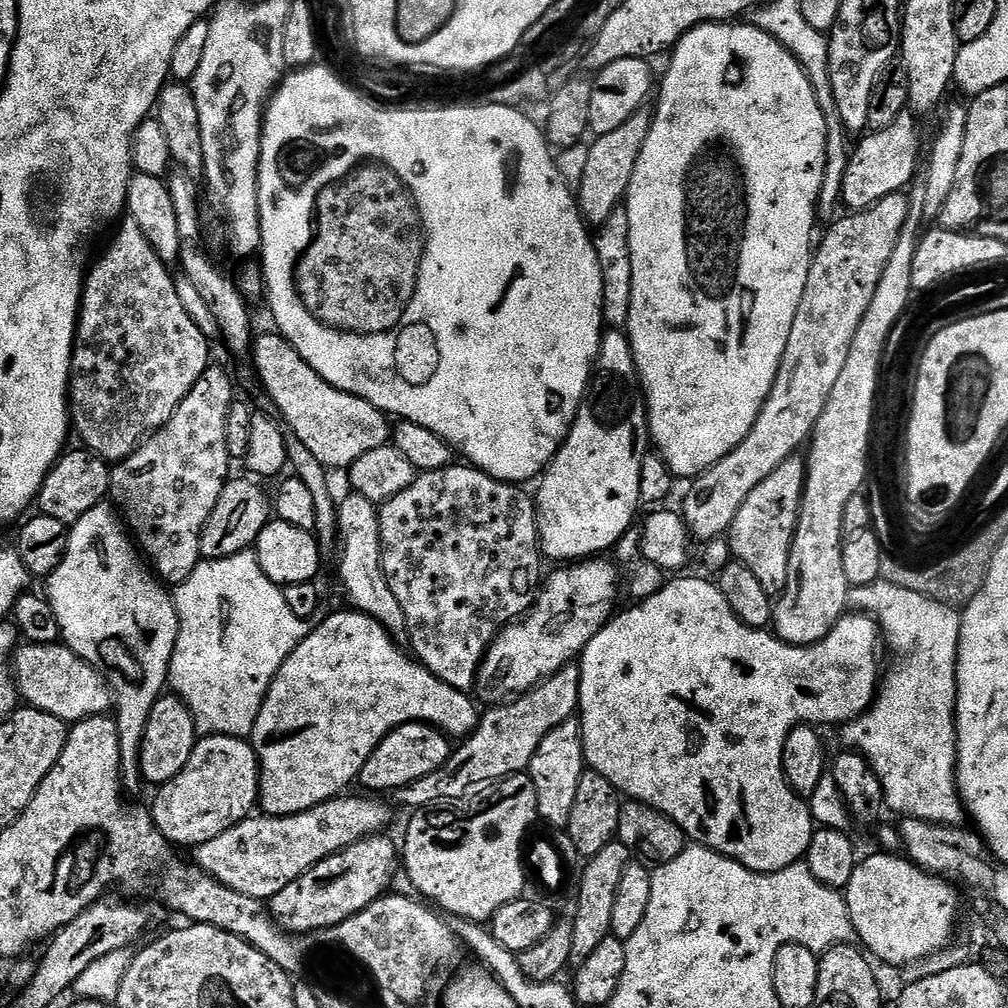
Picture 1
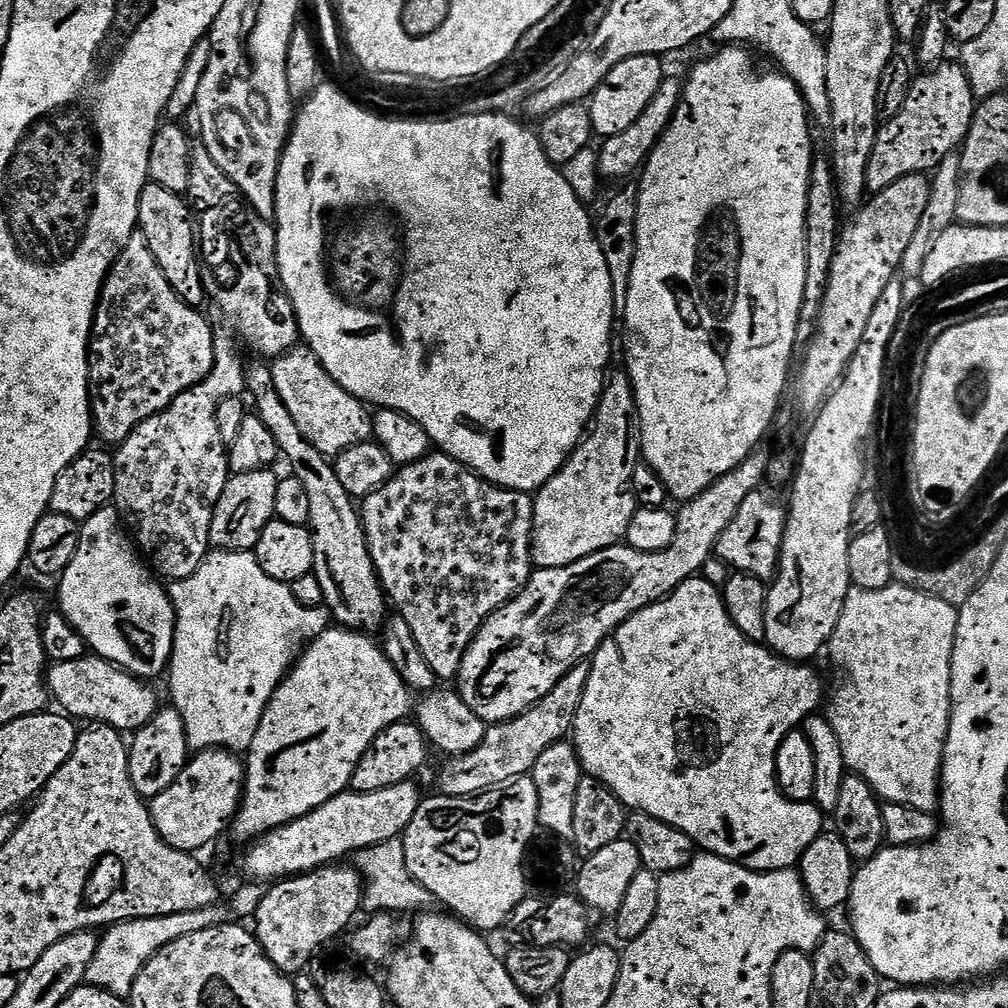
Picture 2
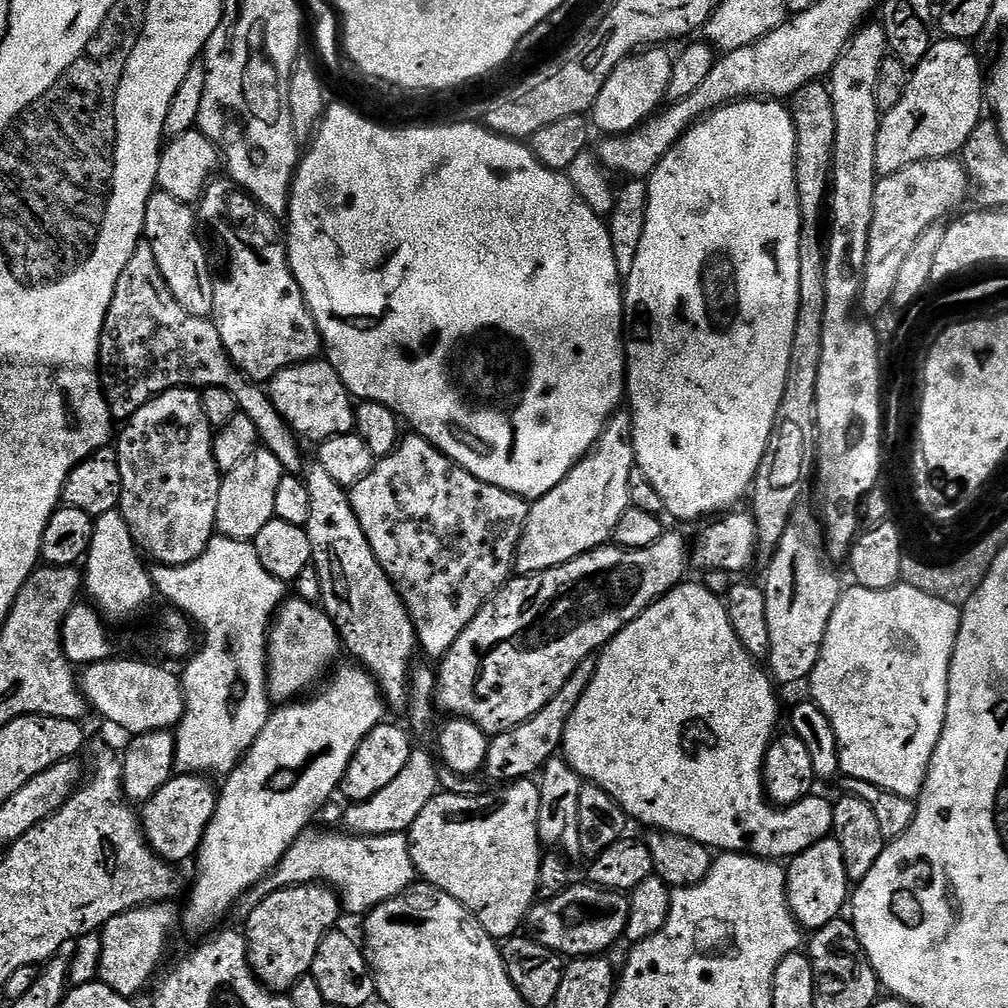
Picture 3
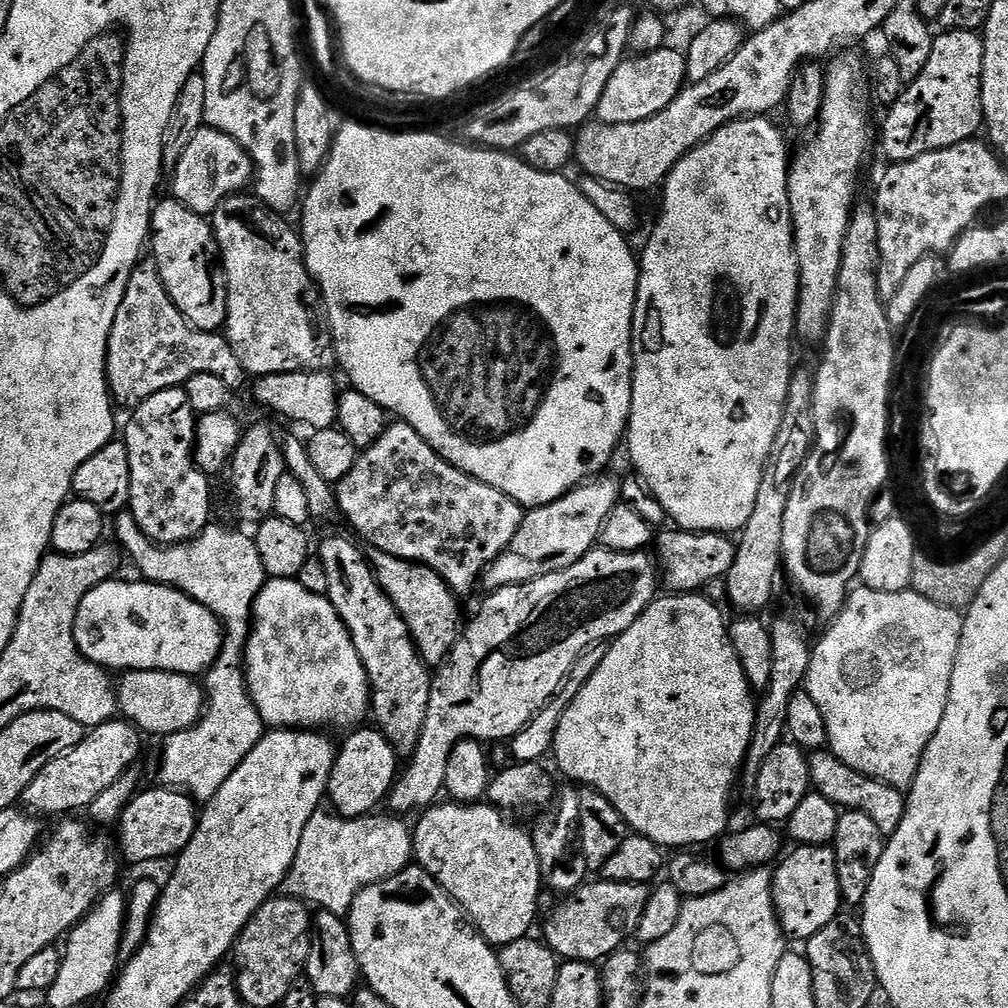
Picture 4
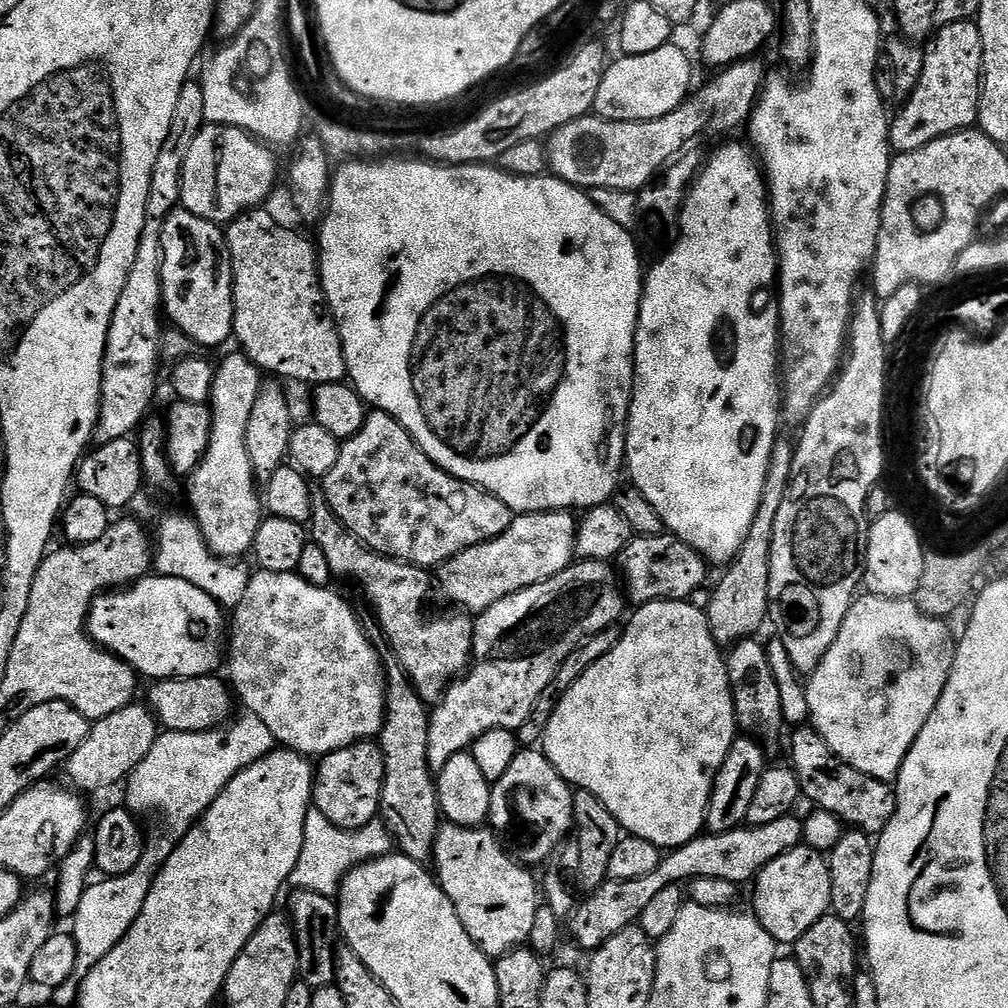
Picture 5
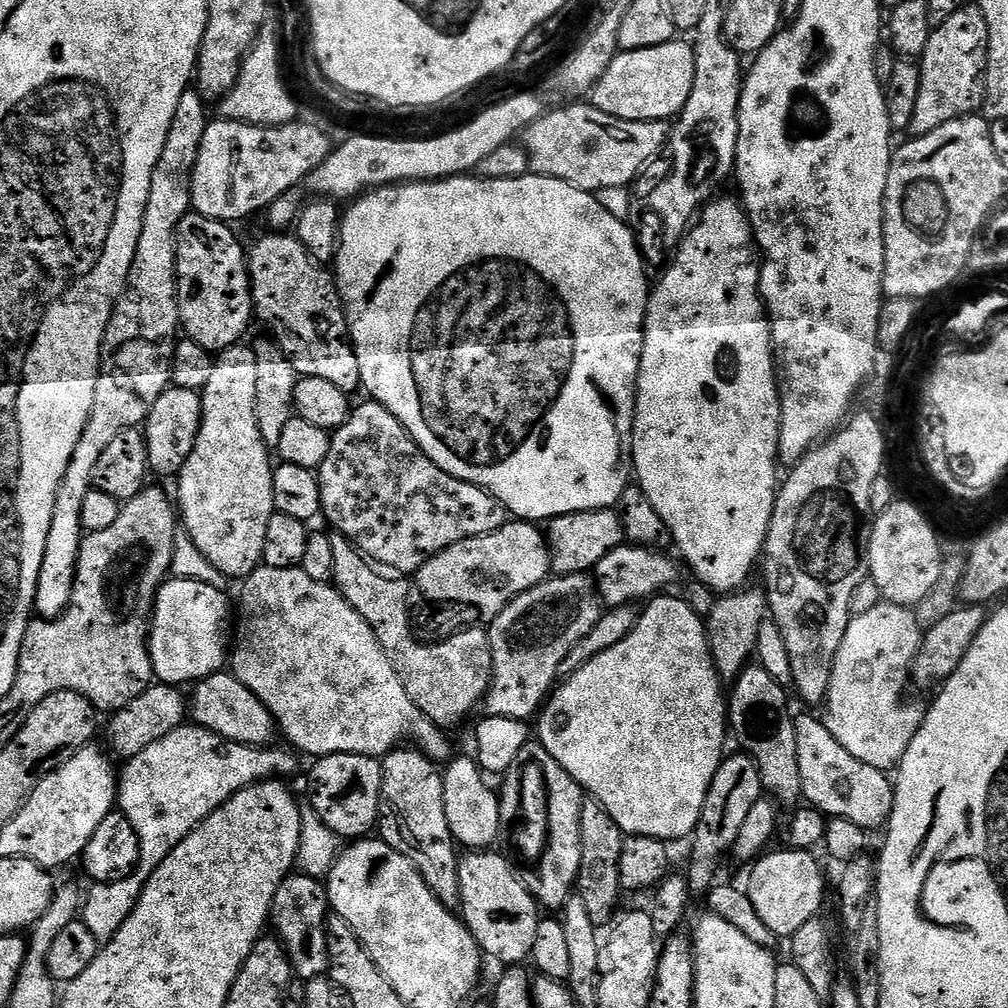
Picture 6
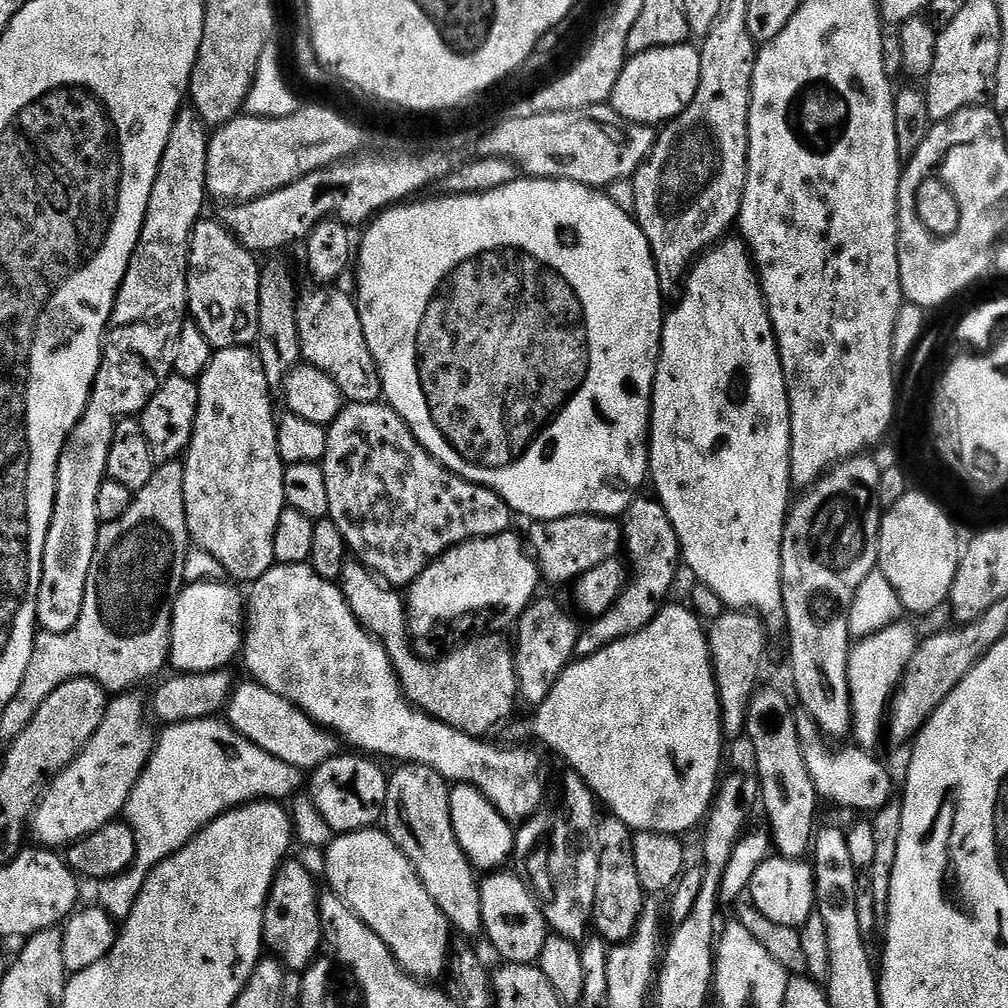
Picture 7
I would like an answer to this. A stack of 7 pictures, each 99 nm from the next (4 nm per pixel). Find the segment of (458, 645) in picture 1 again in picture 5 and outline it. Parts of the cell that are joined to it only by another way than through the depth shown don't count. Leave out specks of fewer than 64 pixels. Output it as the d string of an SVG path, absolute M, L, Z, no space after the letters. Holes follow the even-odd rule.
M379 410L369 411L368 416L364 419L362 430L358 430L358 434L354 434L348 440L341 443L338 463L334 466L334 470L330 470L330 474L324 476L322 491L326 502L334 510L334 514L338 514L338 518L342 518L344 525L346 525L364 545L368 548L373 548L382 556L390 556L393 560L398 560L406 564L414 564L425 570L435 569L437 566L445 564L450 558L462 554L462 550L466 550L470 546L478 546L482 542L492 540L496 536L502 535L502 533L511 526L514 519L512 509L506 507L497 496L485 492L483 488L480 488L476 484L454 478L446 470L439 468L437 464L418 447L416 439L412 437L394 417Z

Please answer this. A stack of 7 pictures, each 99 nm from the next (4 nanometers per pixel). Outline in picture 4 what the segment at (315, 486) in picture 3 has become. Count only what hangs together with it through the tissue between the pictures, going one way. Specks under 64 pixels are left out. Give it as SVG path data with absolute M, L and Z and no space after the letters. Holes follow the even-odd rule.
M328 536L320 544L318 555L322 567L326 569L327 598L334 606L334 610L338 610L338 618L346 626L354 650L358 652L358 658L362 660L362 666L368 675L371 719L376 719L373 720L375 727L379 728L380 733L390 742L397 757L407 758L418 746L420 731L426 722L426 706L430 702L434 676L429 665L421 660L420 651L412 641L402 614L398 614L394 602L390 602L390 598L377 582L376 575L372 573L367 555L363 551L360 553L361 545L355 539L352 540L347 540L344 536Z

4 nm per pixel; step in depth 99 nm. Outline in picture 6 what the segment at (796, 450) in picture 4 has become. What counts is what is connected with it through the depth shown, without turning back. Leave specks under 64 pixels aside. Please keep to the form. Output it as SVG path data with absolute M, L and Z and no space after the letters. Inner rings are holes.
M749 587L724 594L717 599L714 610L706 618L708 629L708 649L712 651L712 661L721 681L732 682L749 667L750 661L756 656L758 634L762 622L769 611L768 598L763 591Z

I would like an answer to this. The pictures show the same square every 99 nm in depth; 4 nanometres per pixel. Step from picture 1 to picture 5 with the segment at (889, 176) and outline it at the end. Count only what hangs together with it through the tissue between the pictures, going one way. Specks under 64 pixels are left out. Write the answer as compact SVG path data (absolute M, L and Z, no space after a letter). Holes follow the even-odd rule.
M967 20L945 24L935 29L934 35L924 48L924 69L920 87L915 88L911 96L903 101L904 109L895 113L890 124L890 143L897 153L918 150L938 138L951 132L963 132L971 129L980 118L980 90L984 71L984 47L979 23Z

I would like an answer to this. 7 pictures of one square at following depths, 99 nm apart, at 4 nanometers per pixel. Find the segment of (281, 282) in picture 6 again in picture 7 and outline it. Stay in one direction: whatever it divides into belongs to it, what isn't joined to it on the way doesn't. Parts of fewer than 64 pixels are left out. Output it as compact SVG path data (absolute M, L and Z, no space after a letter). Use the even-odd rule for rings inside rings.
M316 290L299 297L296 306L296 330L300 339L300 354L307 363L313 364L318 370L336 383L336 386L348 404L375 404L381 399L382 389L380 377L376 375L375 367L370 363L366 338L362 330L360 315L356 309L355 299L344 292L336 290Z

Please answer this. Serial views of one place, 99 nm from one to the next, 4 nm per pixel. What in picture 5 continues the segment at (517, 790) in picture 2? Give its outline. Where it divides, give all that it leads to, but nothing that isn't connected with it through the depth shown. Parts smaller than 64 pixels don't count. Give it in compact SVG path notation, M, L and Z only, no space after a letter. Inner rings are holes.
M445 823L436 835L434 849L434 875L440 881L440 889L450 898L466 934L490 958L499 958L521 947L527 941L534 926L534 914L538 907L538 884L532 881L527 867L512 859L509 849L502 843L501 837L487 827L463 828L457 824Z

